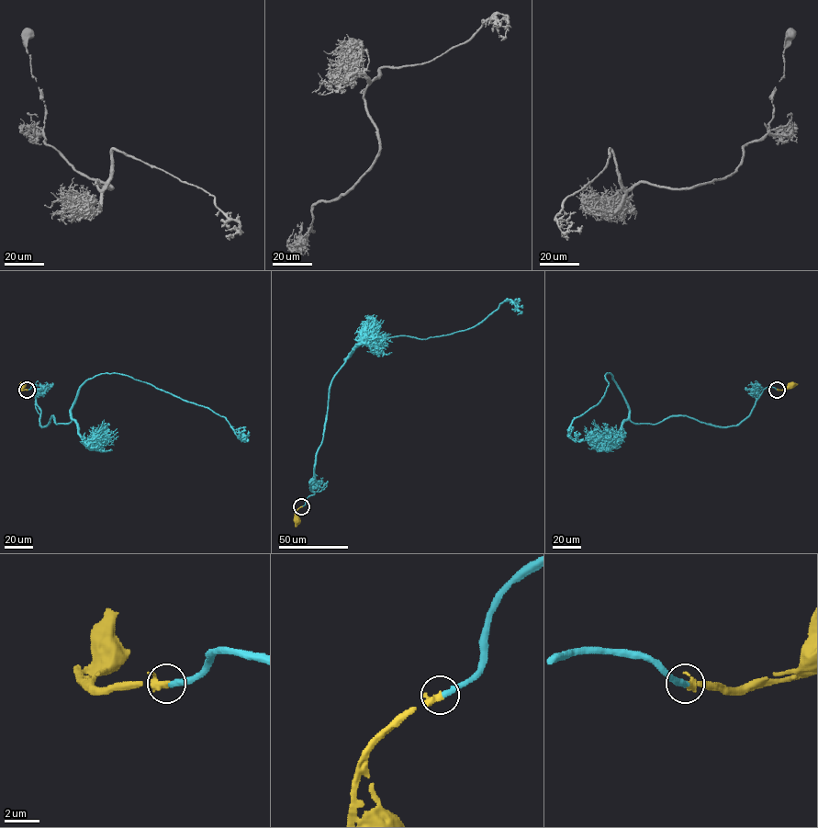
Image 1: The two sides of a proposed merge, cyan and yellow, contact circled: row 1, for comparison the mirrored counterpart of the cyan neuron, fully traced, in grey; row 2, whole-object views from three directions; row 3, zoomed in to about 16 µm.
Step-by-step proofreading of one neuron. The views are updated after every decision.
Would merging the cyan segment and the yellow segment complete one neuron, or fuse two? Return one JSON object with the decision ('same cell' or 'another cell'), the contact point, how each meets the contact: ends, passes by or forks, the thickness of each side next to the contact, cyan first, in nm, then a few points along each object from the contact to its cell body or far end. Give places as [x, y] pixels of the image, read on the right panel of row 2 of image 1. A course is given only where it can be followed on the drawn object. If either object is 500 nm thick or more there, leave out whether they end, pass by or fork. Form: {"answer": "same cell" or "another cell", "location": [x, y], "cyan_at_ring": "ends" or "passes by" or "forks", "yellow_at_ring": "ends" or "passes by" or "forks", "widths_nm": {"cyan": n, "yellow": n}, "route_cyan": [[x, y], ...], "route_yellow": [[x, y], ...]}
{"answer": "same cell", "location": [777, 390], "cyan_at_ring": "ends", "yellow_at_ring": "ends", "widths_nm": {"cyan": 360, "yellow": 440}, "route_cyan": [[777, 390], [765, 388], [735, 425], [686, 416], [634, 424], [607, 373], [599, 402], [568, 430], [584, 441]], "route_yellow": [[777, 390], [790, 384]]}

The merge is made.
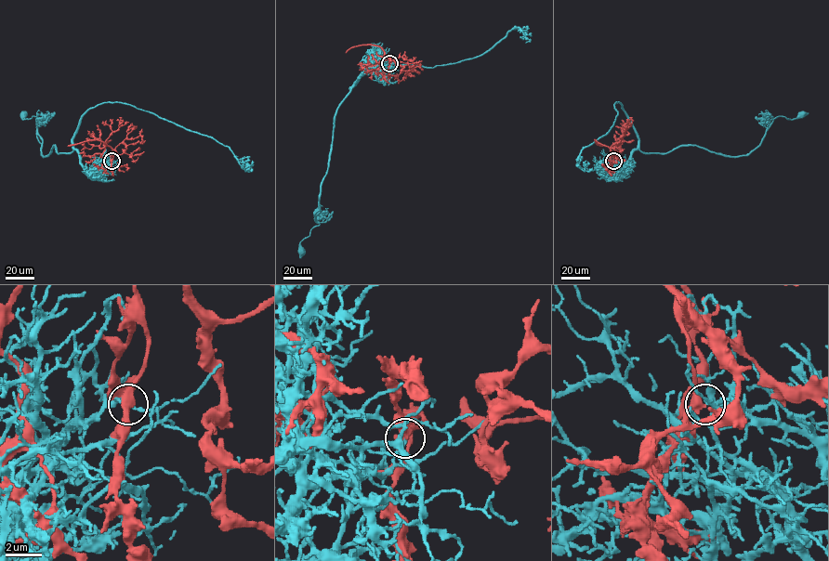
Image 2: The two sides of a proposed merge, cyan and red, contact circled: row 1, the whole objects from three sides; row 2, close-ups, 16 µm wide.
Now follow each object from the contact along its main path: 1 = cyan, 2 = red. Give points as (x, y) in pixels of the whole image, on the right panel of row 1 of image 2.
1: (614, 161), (623, 165), (622, 176), (638, 150), (665, 153), (698, 146), (748, 155), (776, 117), (801, 114)
2: (614, 161), (611, 150), (605, 146), (615, 147), (623, 141), (622, 135), (632, 123), (630, 117)

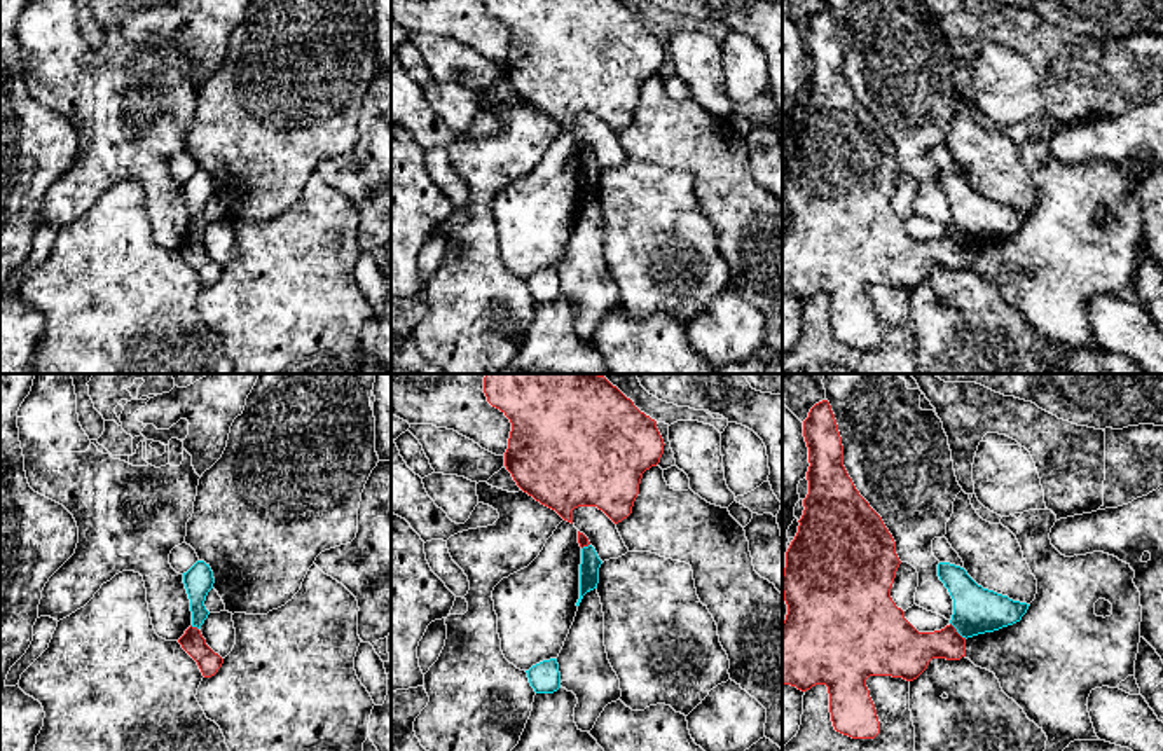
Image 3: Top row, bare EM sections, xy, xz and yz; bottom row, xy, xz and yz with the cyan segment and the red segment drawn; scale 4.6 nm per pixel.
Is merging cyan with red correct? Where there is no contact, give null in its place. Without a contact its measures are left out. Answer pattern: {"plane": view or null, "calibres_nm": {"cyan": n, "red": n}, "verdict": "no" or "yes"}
{"plane": "yz", "calibres_nm": {"cyan": 220, "red": 220}, "verdict": "no"}

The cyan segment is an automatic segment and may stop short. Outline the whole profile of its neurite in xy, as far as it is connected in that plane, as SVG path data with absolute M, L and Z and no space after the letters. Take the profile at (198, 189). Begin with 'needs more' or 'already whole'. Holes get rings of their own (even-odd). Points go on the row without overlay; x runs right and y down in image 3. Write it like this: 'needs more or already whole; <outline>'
already whole; M197 169L187 182L183 182L183 192L190 208L192 236L201 238L210 224L204 210L215 192L210 173Z

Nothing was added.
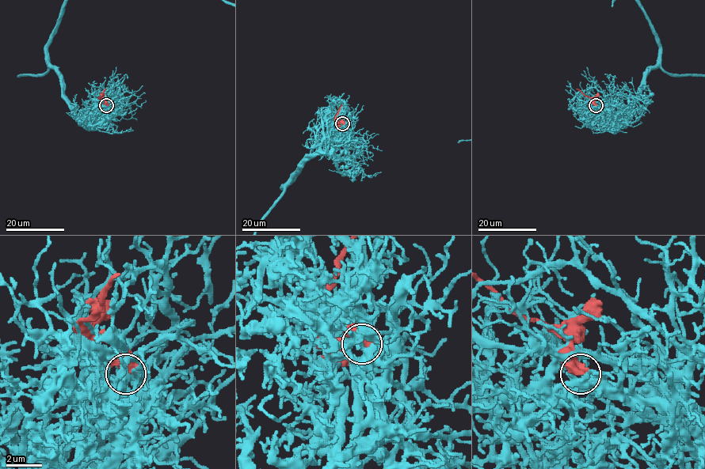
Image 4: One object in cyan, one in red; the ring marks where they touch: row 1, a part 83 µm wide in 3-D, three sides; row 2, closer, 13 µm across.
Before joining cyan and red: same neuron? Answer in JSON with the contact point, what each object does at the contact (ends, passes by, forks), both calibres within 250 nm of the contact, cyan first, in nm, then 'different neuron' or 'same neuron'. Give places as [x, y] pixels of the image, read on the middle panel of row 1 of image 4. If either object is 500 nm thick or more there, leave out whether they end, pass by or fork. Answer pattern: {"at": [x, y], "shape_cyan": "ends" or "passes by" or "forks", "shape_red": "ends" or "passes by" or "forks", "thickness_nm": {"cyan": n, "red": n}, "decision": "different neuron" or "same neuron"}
{"at": [342, 123], "thickness_nm": {"cyan": 260, "red": 650}, "decision": "different neuron"}

